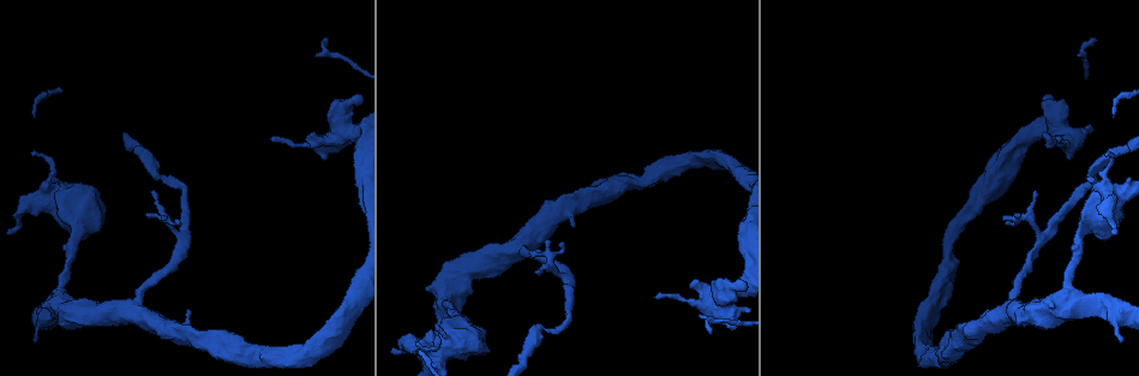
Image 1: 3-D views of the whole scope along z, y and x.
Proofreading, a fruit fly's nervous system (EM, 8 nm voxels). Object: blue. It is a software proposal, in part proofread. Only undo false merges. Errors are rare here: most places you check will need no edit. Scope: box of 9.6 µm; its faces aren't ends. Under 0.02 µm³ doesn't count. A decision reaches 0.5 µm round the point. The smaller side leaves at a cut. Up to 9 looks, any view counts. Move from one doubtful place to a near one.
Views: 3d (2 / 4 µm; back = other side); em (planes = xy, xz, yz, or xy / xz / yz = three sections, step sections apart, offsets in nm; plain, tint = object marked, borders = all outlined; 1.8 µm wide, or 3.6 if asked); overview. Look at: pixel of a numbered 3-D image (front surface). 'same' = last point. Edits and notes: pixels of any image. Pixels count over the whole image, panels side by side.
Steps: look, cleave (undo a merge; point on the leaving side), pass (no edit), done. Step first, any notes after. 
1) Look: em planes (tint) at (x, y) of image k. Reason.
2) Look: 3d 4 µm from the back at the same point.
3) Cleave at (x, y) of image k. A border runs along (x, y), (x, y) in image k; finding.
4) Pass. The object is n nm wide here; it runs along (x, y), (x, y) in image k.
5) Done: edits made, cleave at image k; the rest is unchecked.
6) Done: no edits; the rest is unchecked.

Look: em planes (plain) at (1068, 139) of image 1. Sharp bend.

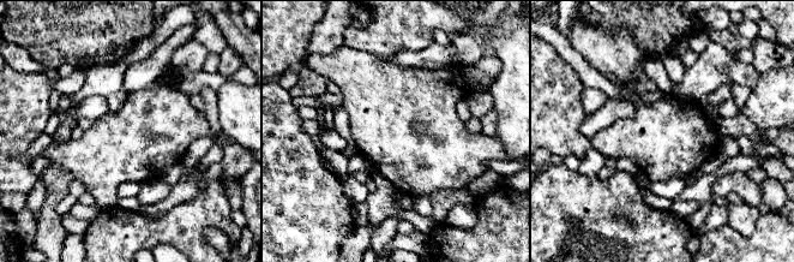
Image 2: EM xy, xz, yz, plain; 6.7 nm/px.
Look: em planes (tint) at the same point. With the object marked.

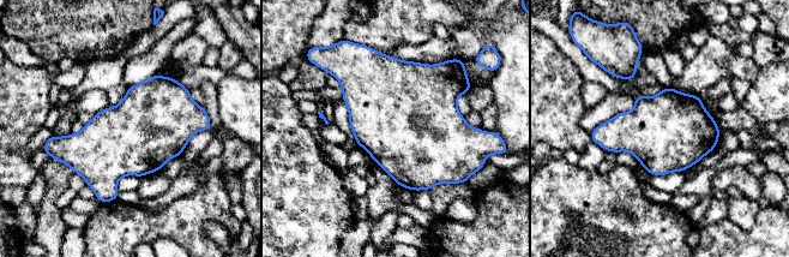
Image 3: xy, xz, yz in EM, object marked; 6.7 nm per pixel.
Pass. Continuous, no second neuron.

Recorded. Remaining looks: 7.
Look: em yz step 16 (tint) at (183, 249) of image 1. Thick turns thin.

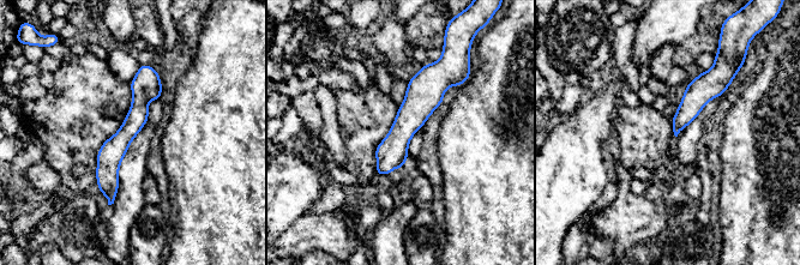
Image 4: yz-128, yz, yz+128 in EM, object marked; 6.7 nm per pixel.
Look: em planes (tint) at the same point. Cut it another way.

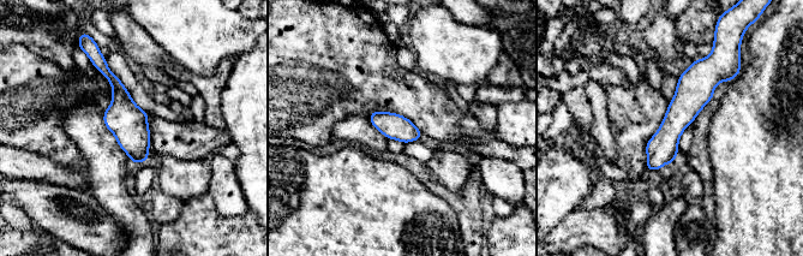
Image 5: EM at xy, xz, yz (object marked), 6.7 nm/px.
Pass. One neuron here.

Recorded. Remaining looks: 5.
Look: em 3.6 µm planes (plain) at (1065, 295) of image 1. Small branch off a trunk.

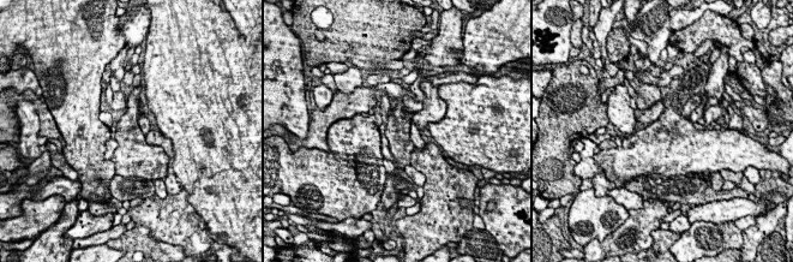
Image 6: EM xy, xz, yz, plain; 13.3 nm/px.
Look: em 3.6 µm planes (tint) at the same point. With the object marked.

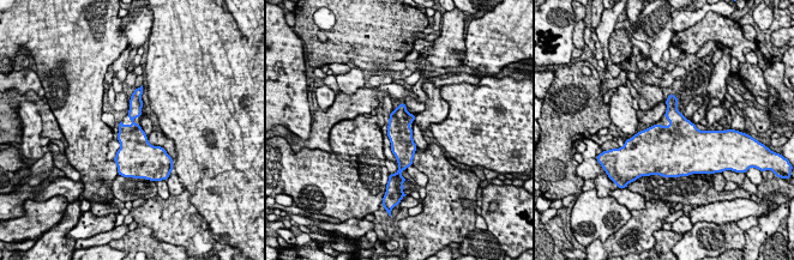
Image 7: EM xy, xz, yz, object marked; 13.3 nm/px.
Pass. The object is 320 nm wide here; one neuron here.

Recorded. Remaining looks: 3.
Look: em planes (tint) at (160, 179) of image 1.

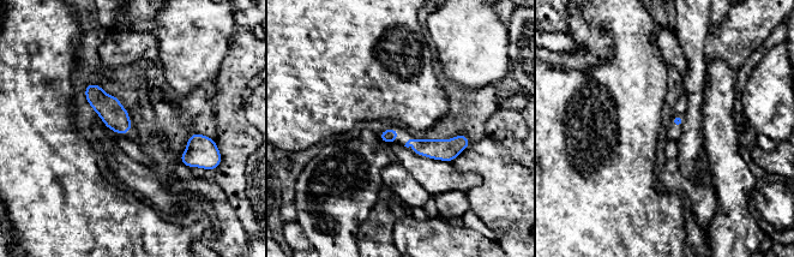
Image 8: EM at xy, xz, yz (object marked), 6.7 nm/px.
Pass. All the same neuron.

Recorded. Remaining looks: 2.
Done: no edits; the rest is unchecked.

